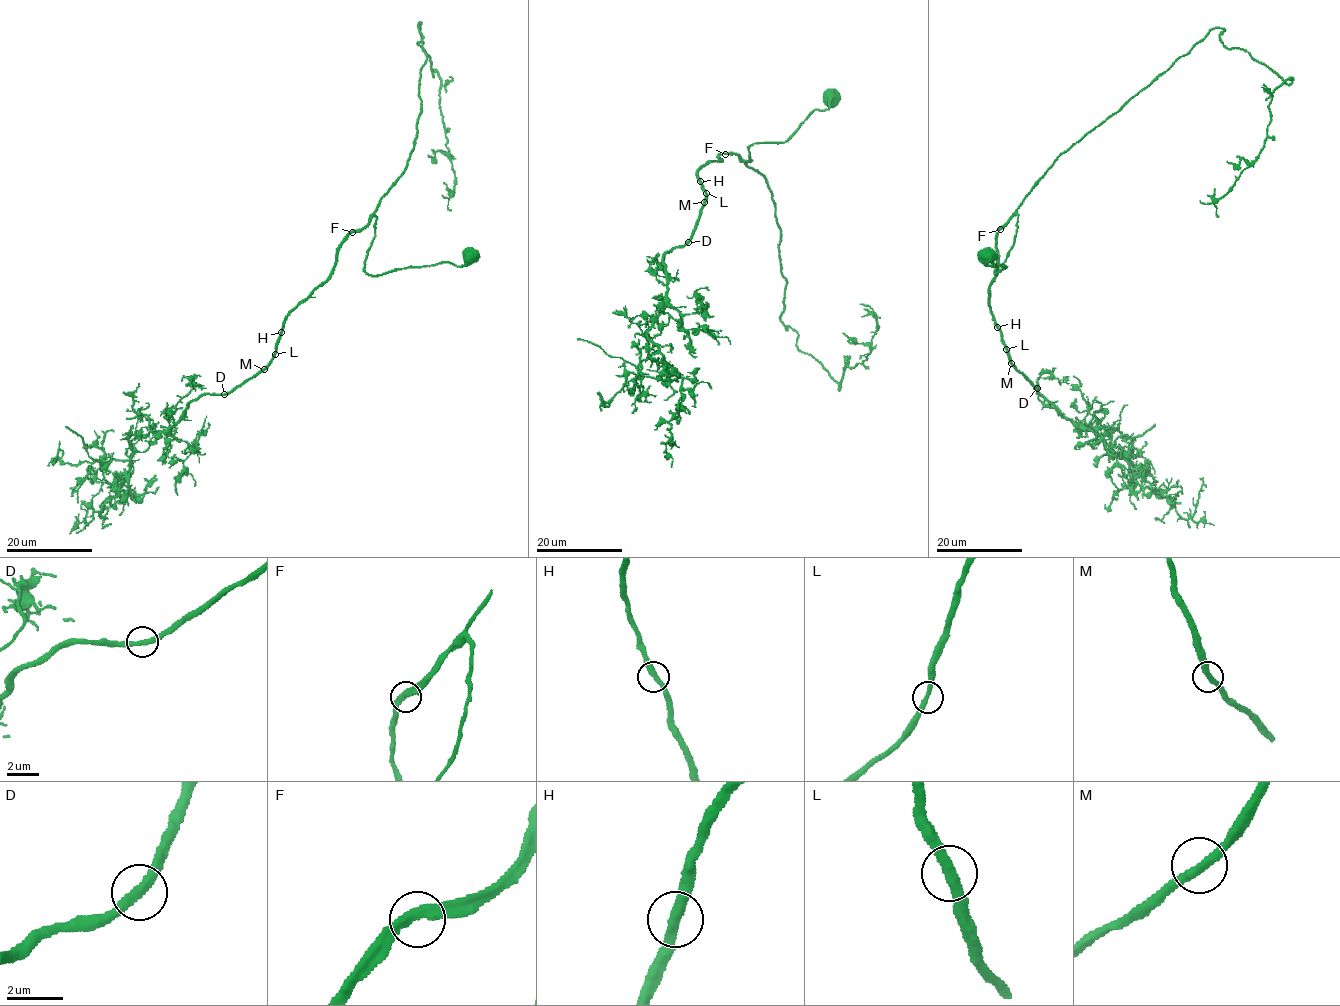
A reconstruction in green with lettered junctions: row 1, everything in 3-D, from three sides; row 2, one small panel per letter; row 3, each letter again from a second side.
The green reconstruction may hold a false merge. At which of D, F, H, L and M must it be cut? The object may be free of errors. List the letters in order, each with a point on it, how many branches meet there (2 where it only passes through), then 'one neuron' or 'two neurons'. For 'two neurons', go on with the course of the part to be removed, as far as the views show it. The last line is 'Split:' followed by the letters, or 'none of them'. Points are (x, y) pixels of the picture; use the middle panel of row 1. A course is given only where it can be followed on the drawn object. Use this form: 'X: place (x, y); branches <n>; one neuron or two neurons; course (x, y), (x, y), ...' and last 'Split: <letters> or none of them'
D: place (688, 242); branches 2; one neuron
F: place (725, 154); branches 2; one neuron
H: place (700, 181); branches 2; one neuron
L: place (706, 193); branches 2; one neuron
M: place (704, 202); branches 2; one neuron
Split: none of them

